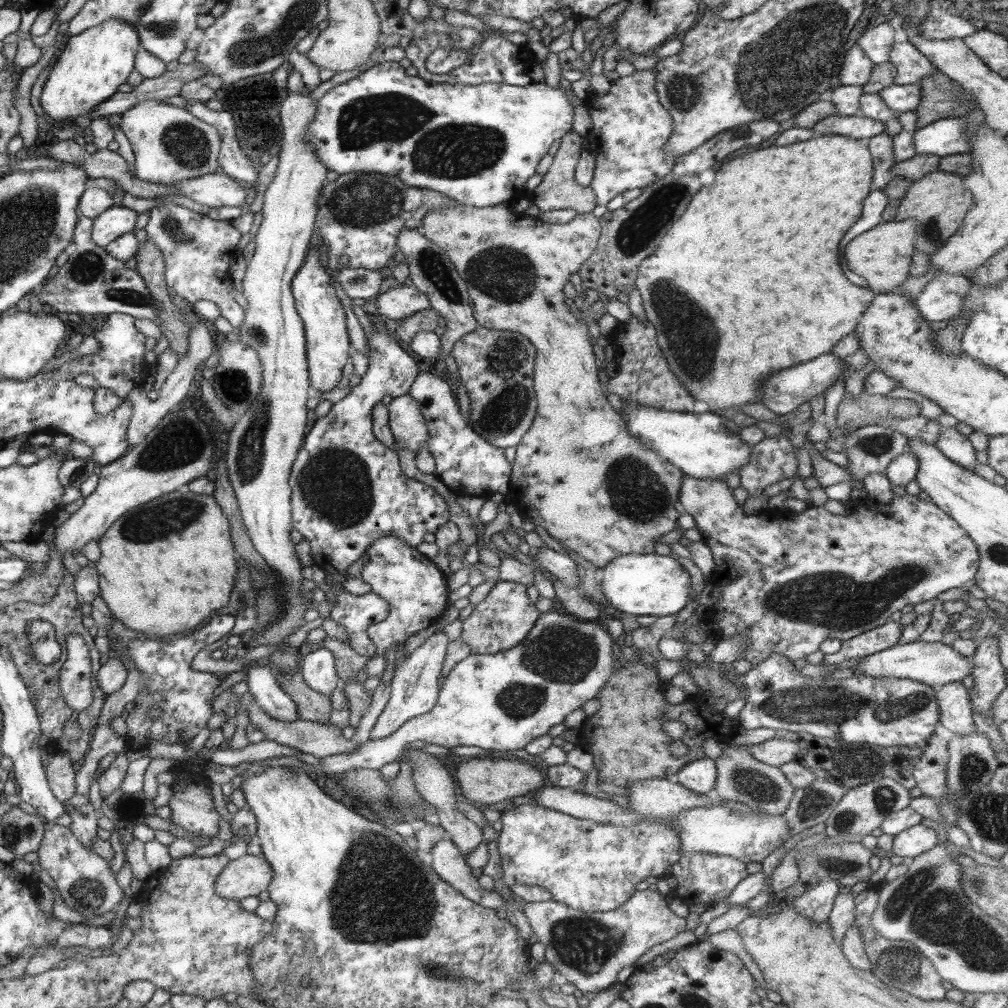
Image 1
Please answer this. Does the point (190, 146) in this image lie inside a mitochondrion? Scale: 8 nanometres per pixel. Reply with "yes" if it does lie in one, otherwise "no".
yes

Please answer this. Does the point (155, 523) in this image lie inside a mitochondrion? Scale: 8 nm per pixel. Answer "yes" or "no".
yes

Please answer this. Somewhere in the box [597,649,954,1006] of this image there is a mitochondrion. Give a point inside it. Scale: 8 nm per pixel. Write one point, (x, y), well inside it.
(901, 965)

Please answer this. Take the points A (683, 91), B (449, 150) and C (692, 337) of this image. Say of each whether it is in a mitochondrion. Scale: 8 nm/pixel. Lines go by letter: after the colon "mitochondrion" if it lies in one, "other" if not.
A: mitochondrion
B: mitochondrion
C: mitochondrion

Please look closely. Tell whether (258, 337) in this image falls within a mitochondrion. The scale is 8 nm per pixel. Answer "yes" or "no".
yes

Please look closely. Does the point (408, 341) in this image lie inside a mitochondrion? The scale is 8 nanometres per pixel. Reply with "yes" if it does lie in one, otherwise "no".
no

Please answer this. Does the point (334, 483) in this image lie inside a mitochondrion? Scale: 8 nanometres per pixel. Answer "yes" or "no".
yes

